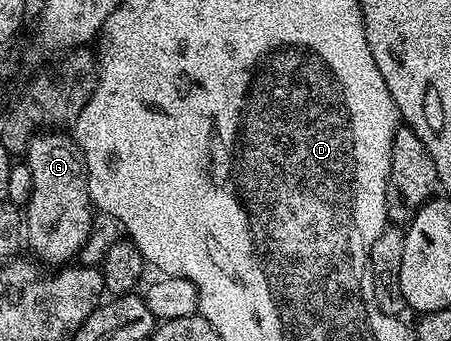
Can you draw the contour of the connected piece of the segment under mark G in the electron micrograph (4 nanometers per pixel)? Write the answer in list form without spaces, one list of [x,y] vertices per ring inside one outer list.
[[[44,130],[32,138],[25,153],[29,174],[33,174],[33,194],[25,206],[25,240],[44,265],[55,264],[47,266],[63,266],[78,257],[93,219],[83,151],[70,135],[63,135],[67,134]]]

